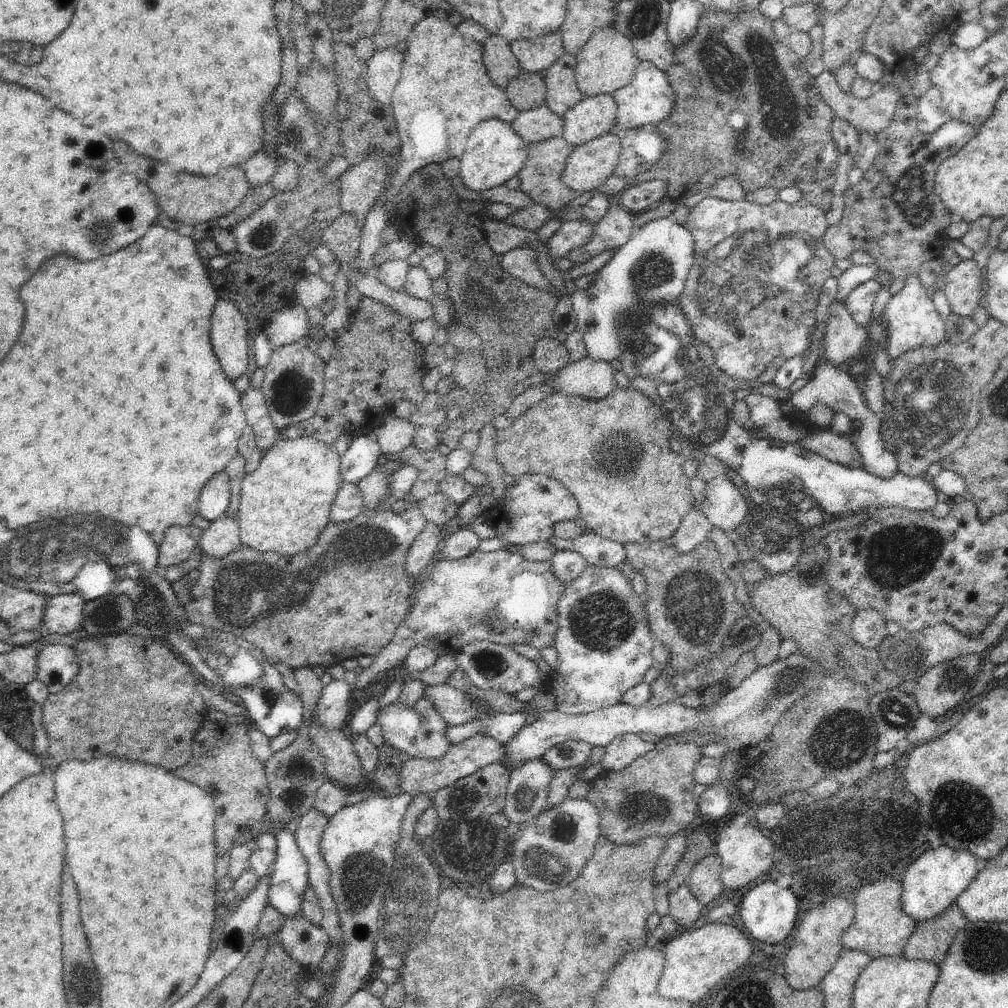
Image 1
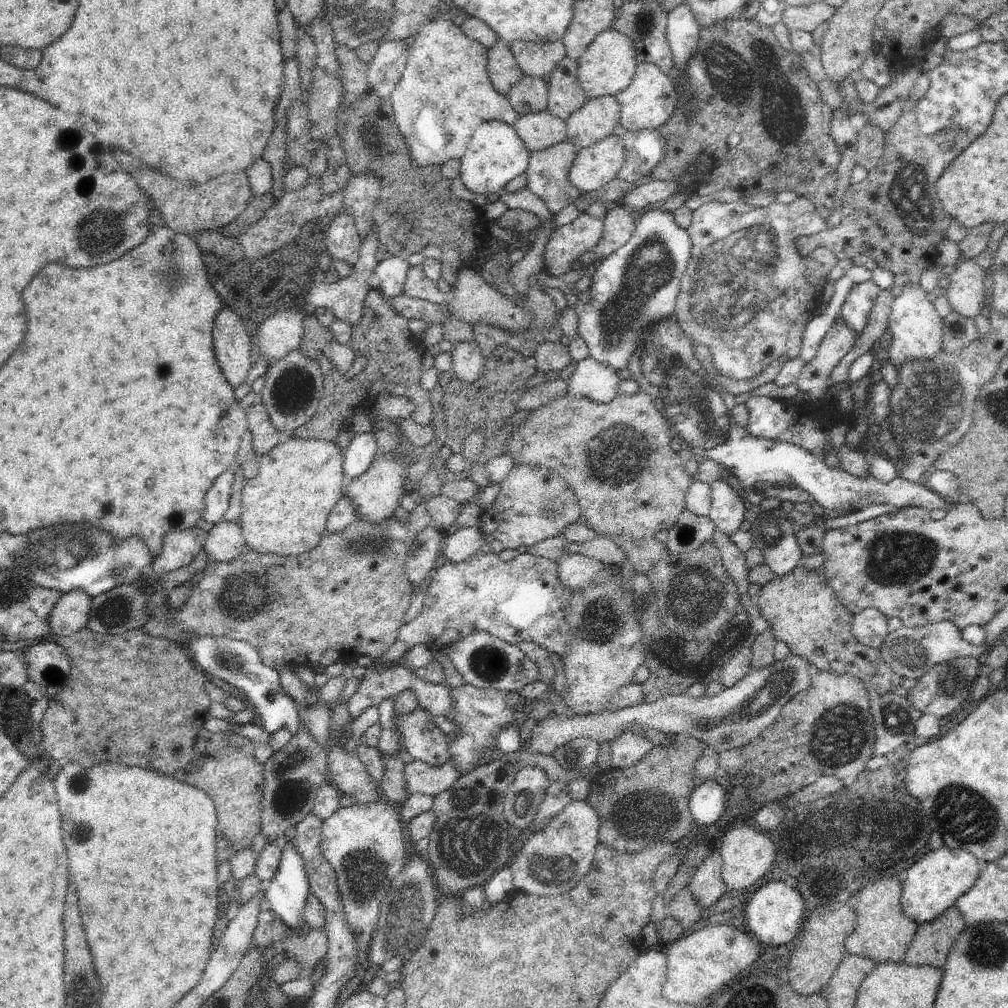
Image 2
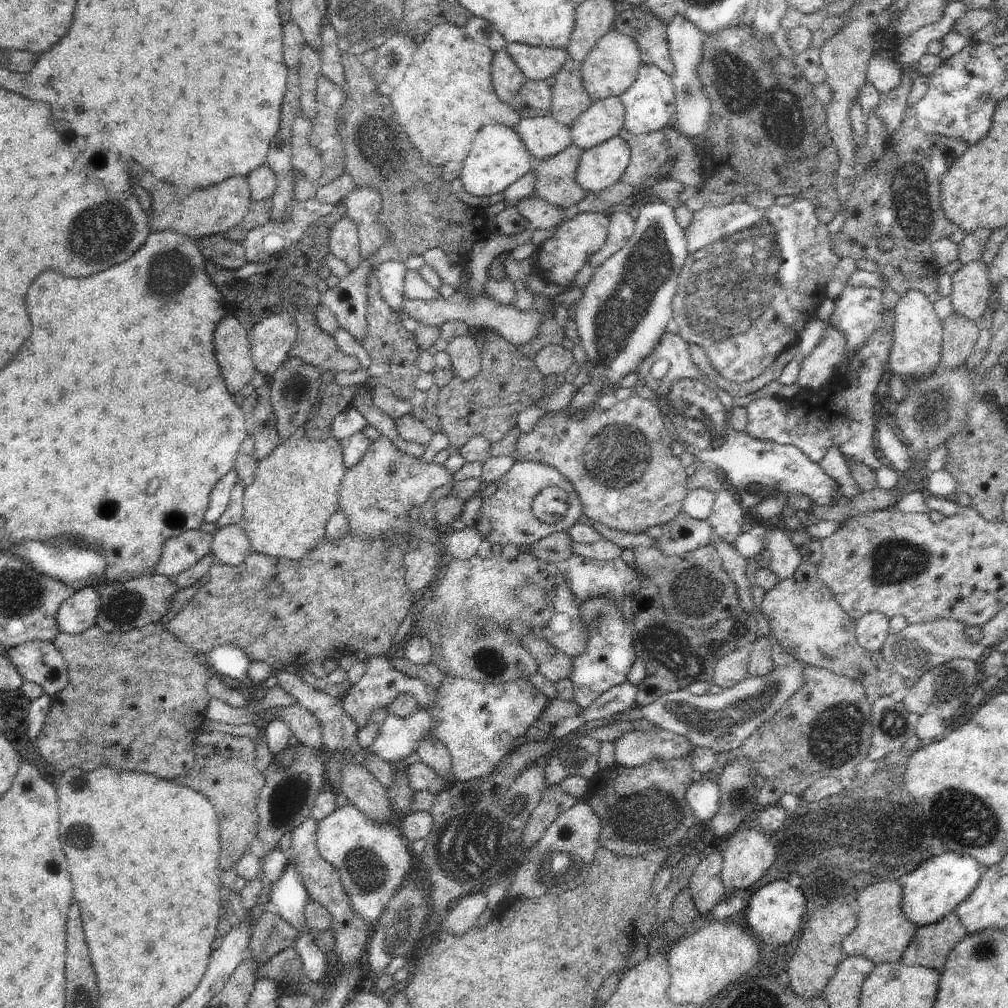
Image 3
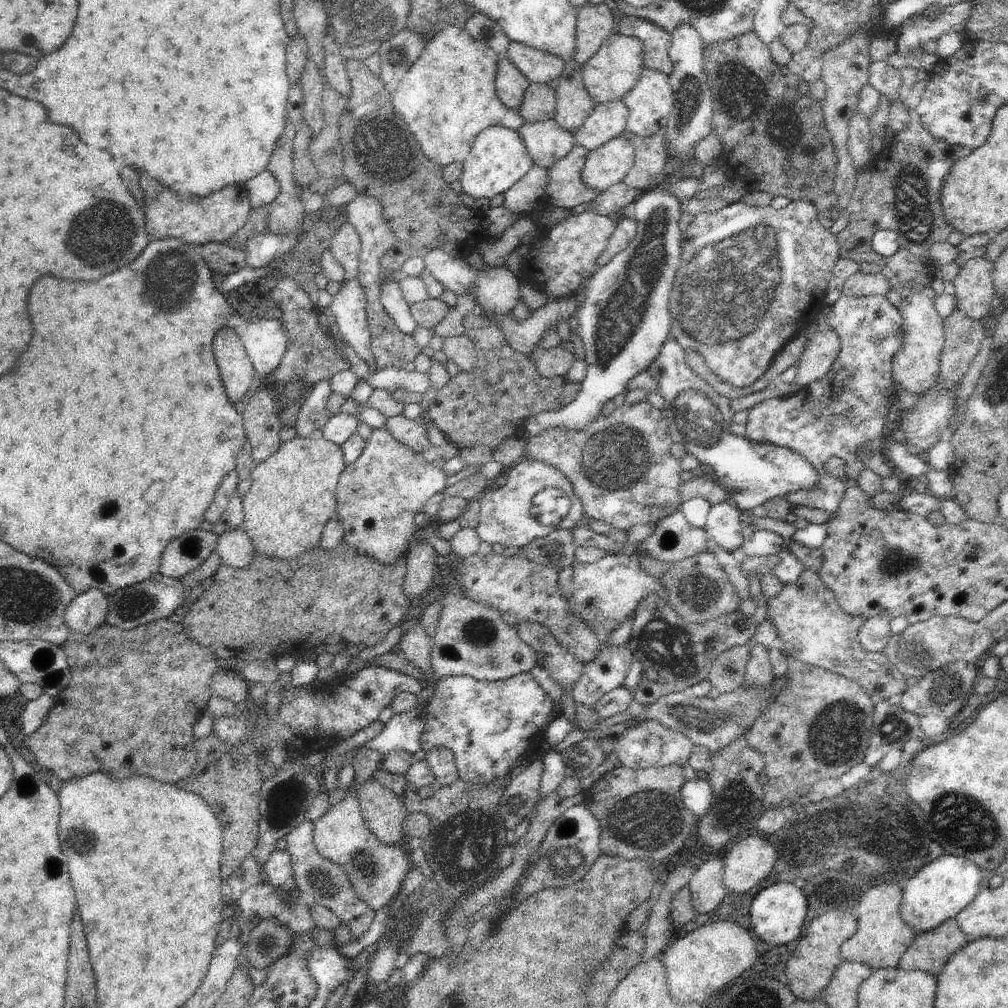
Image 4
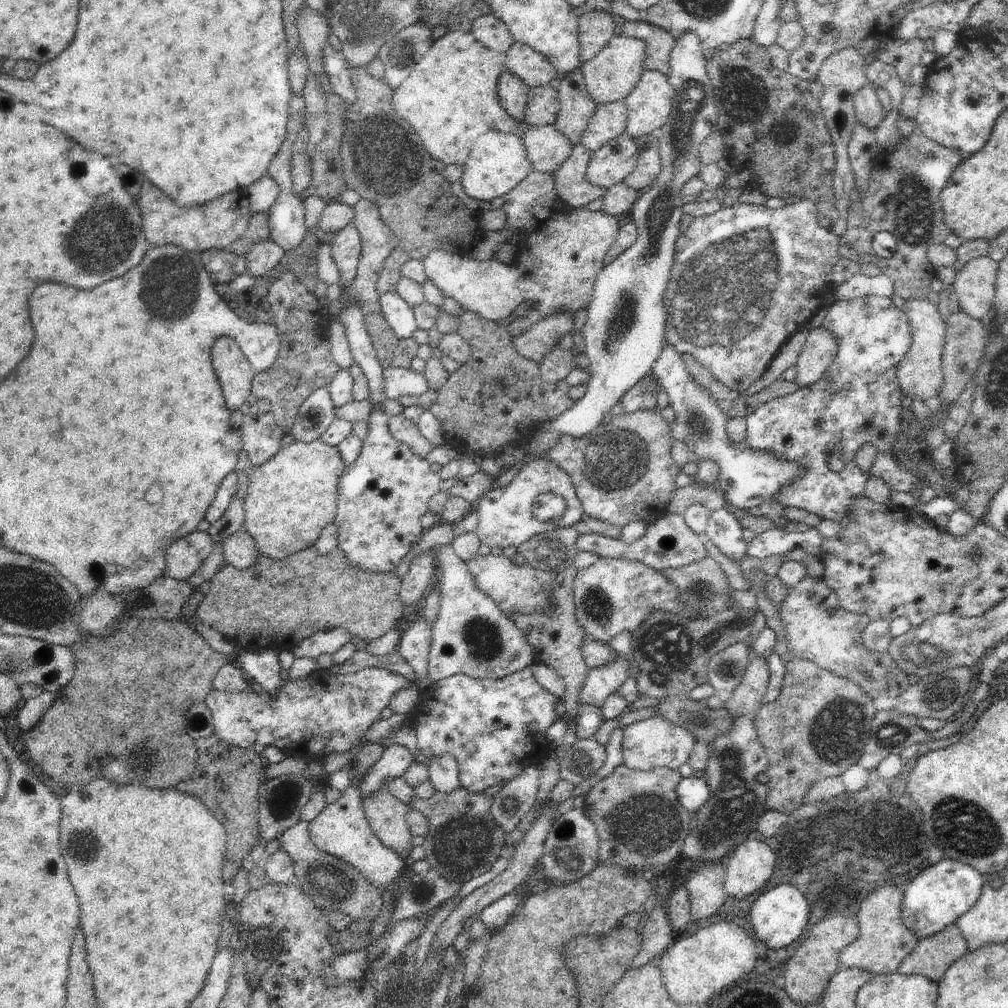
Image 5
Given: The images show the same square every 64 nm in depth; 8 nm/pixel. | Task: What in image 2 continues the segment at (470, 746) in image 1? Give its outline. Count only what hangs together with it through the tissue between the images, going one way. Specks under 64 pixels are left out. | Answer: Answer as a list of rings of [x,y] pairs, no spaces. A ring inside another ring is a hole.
[[[418,759],[405,765],[406,789],[410,795],[424,793],[435,797],[443,790],[450,788],[458,778],[452,760],[441,767],[433,767]]]

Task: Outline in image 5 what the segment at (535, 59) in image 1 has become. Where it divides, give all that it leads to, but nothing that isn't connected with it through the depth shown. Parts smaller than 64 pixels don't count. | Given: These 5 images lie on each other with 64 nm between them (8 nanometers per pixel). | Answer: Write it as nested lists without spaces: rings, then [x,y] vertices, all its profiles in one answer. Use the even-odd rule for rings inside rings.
[[[516,41],[508,49],[503,63],[530,89],[557,82],[555,66],[541,52],[522,41]]]

